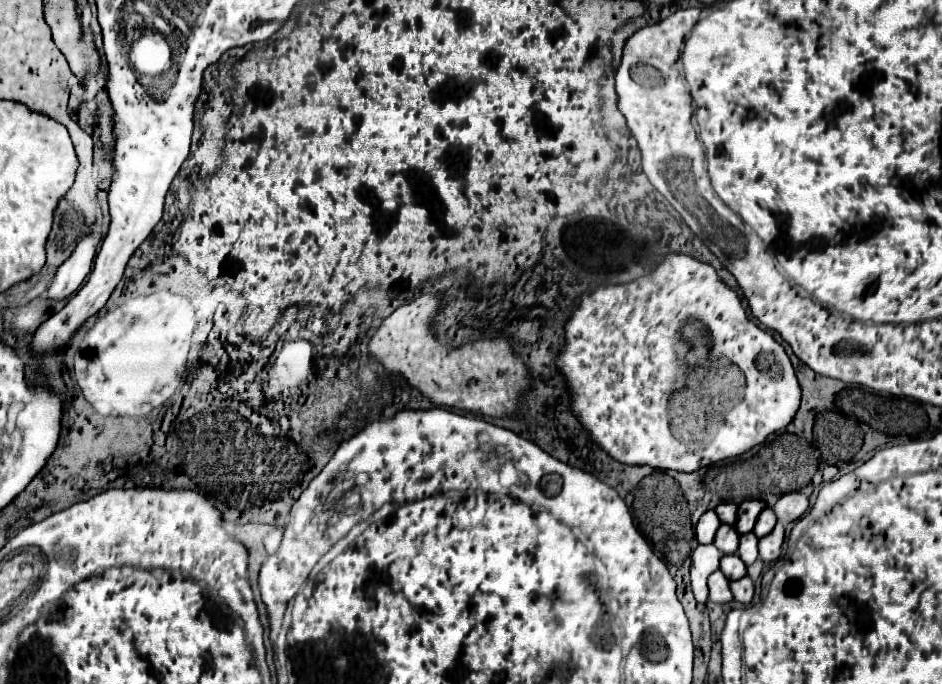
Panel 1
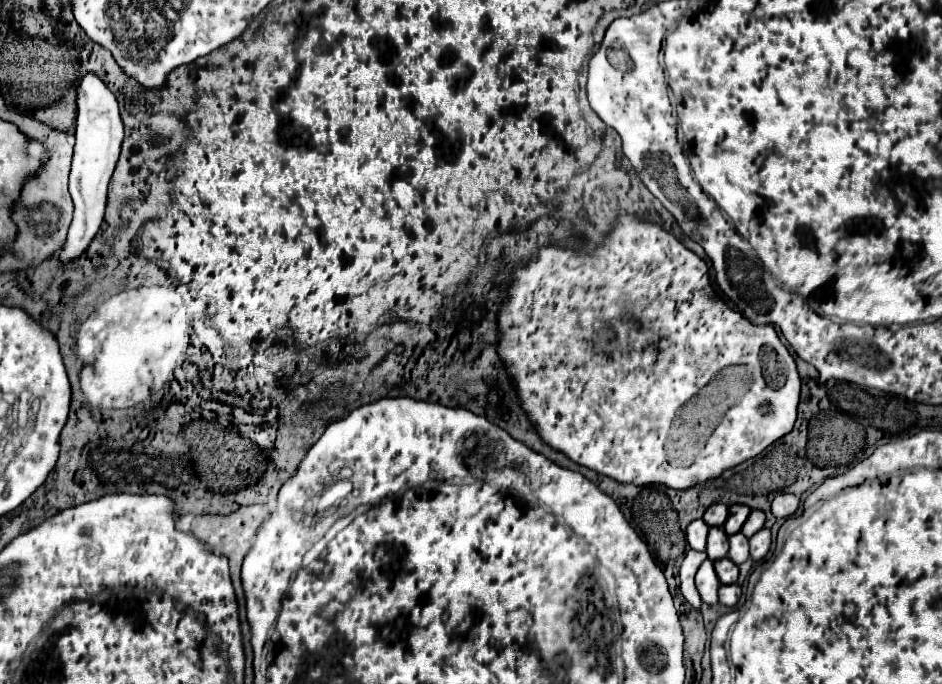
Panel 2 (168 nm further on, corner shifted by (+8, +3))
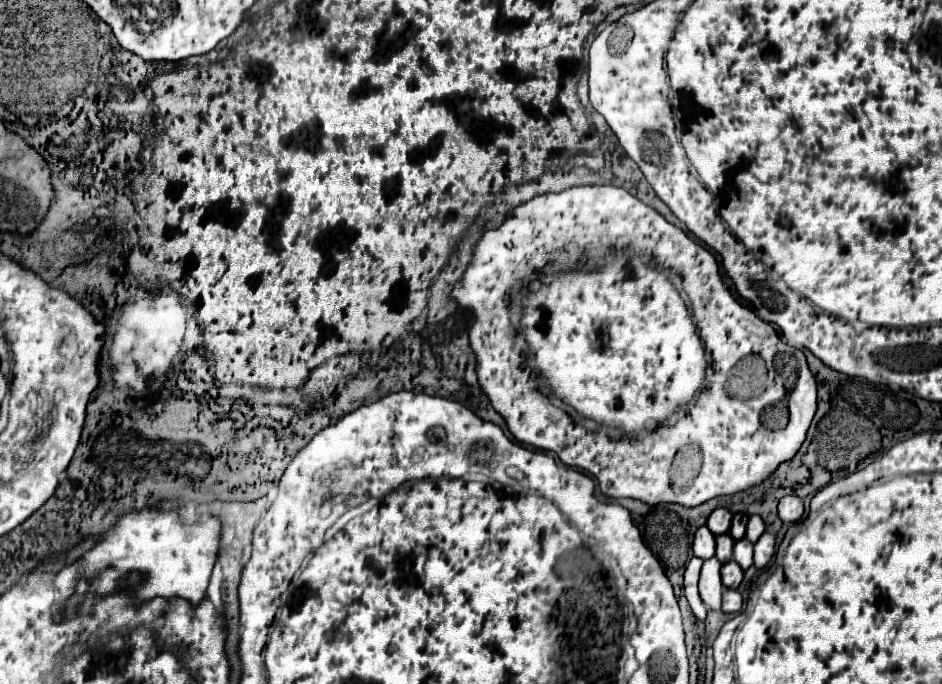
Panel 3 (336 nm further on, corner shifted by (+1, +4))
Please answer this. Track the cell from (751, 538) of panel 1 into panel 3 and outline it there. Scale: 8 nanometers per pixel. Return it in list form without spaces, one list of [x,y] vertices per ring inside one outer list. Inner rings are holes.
[[[742,538],[734,544],[734,556],[732,558],[746,570],[752,564],[752,550],[754,550],[754,544],[750,540]]]

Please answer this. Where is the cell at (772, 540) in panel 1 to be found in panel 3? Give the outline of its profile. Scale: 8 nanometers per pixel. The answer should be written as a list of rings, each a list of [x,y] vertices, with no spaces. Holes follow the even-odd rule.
[[[764,532],[760,536],[760,540],[754,544],[754,564],[756,564],[756,568],[766,566],[770,562],[772,554],[774,554],[774,534]]]

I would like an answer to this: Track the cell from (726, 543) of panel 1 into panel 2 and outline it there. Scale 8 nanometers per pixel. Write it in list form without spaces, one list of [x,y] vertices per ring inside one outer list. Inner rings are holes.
[[[711,527],[709,529],[709,539],[707,539],[707,557],[711,561],[727,557],[729,551],[729,537],[721,527]]]

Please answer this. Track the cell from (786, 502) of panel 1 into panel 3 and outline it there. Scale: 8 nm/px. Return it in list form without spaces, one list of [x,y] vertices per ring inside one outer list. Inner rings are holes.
[[[784,496],[778,504],[778,516],[782,518],[782,522],[798,522],[804,514],[804,502],[798,496]]]

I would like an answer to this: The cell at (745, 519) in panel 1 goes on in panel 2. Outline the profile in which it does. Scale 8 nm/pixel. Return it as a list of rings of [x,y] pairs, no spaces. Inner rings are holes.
[[[731,505],[731,507],[729,507],[729,517],[727,517],[725,525],[723,525],[723,531],[725,531],[727,535],[739,533],[739,529],[741,529],[741,525],[745,523],[745,519],[747,519],[749,513],[751,513],[751,509],[745,507],[745,505]]]

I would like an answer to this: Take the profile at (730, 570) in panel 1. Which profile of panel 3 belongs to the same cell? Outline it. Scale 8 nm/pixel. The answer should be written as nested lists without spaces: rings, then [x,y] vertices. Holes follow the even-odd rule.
[[[730,560],[730,562],[722,564],[722,584],[726,588],[738,588],[742,582],[742,576],[744,576],[744,572],[738,562]]]

